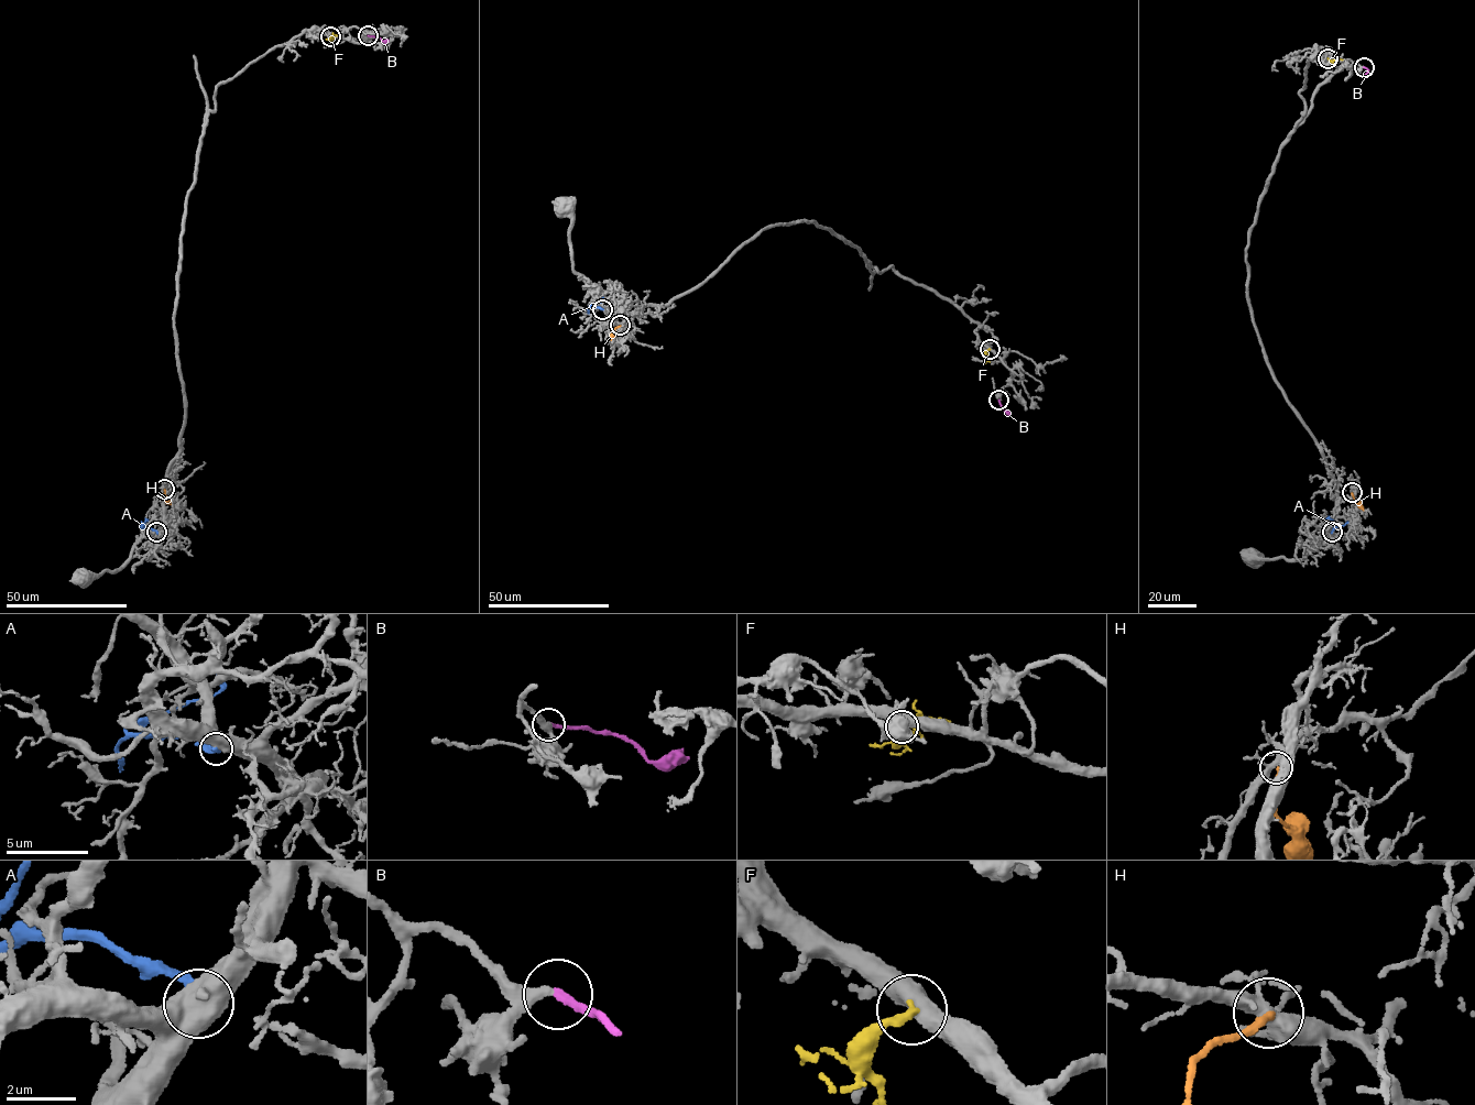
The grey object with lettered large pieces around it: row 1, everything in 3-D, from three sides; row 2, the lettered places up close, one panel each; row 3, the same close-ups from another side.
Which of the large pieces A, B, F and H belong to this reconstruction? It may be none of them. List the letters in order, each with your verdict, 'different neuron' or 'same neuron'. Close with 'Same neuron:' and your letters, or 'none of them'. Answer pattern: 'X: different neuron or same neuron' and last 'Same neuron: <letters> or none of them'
A: different neuron
B: same neuron
F: different neuron
H: different neuron
Same neuron: B

